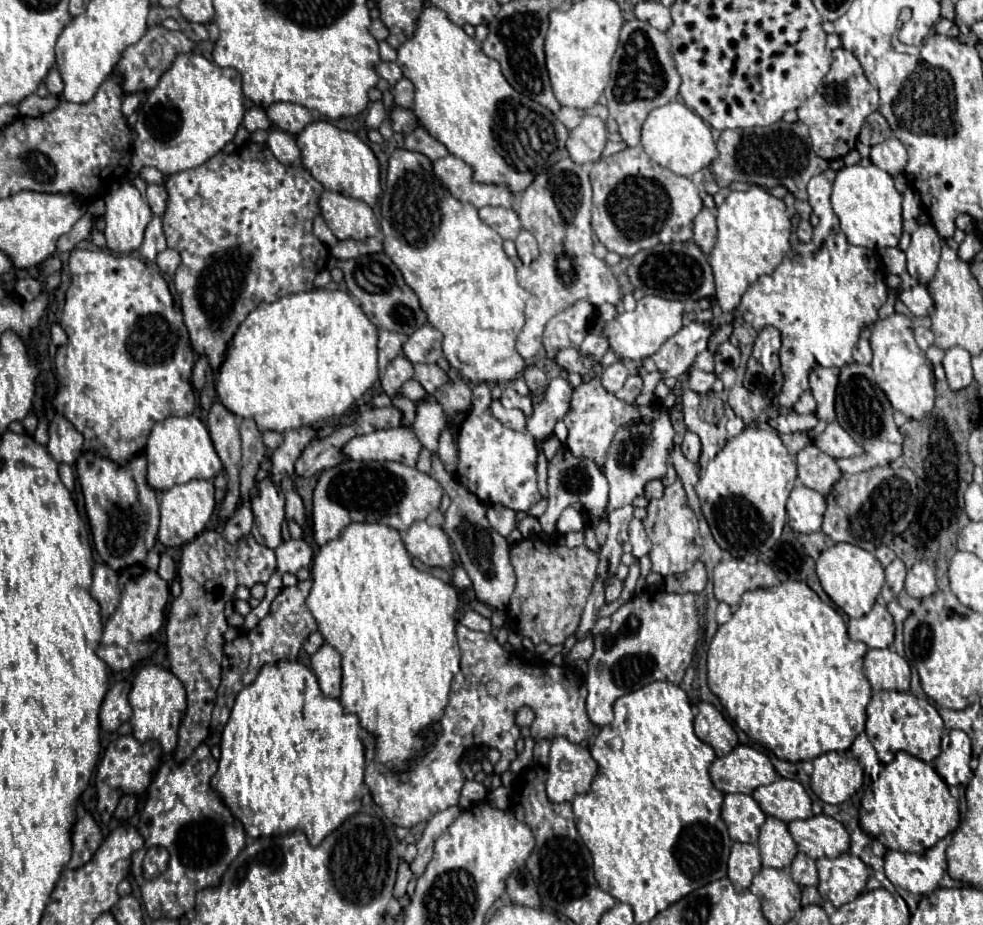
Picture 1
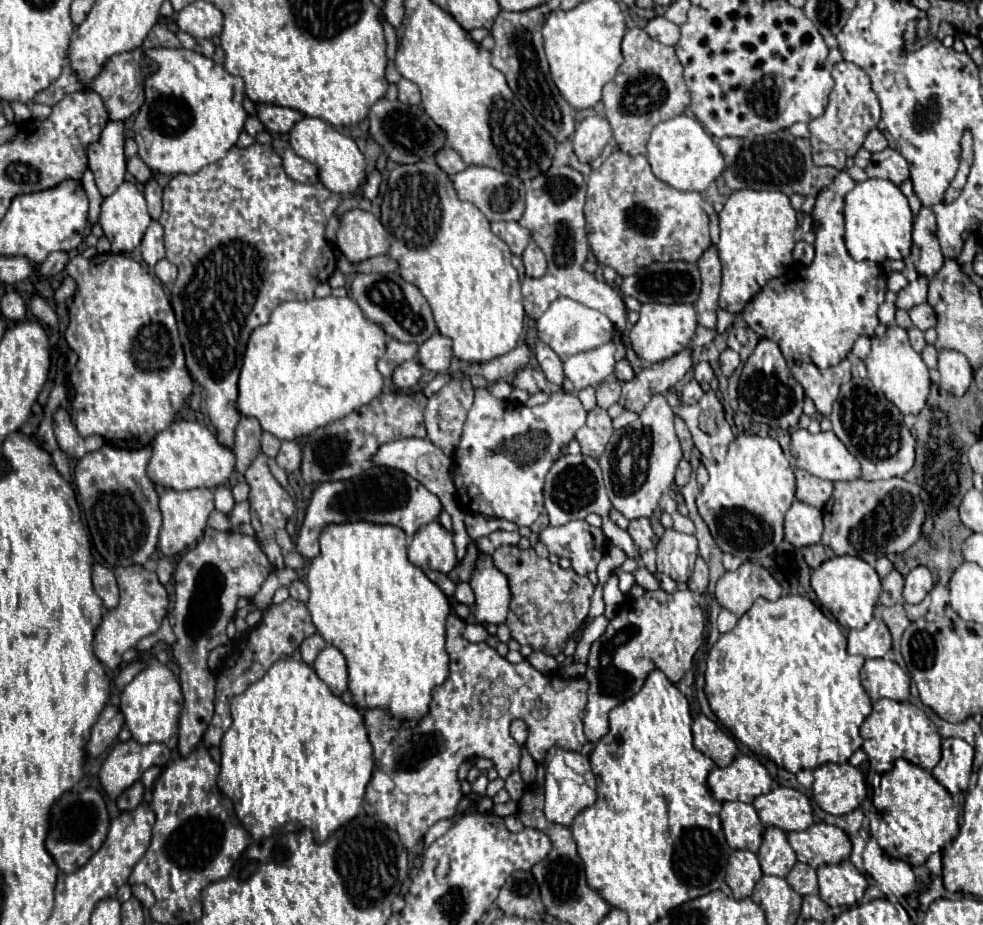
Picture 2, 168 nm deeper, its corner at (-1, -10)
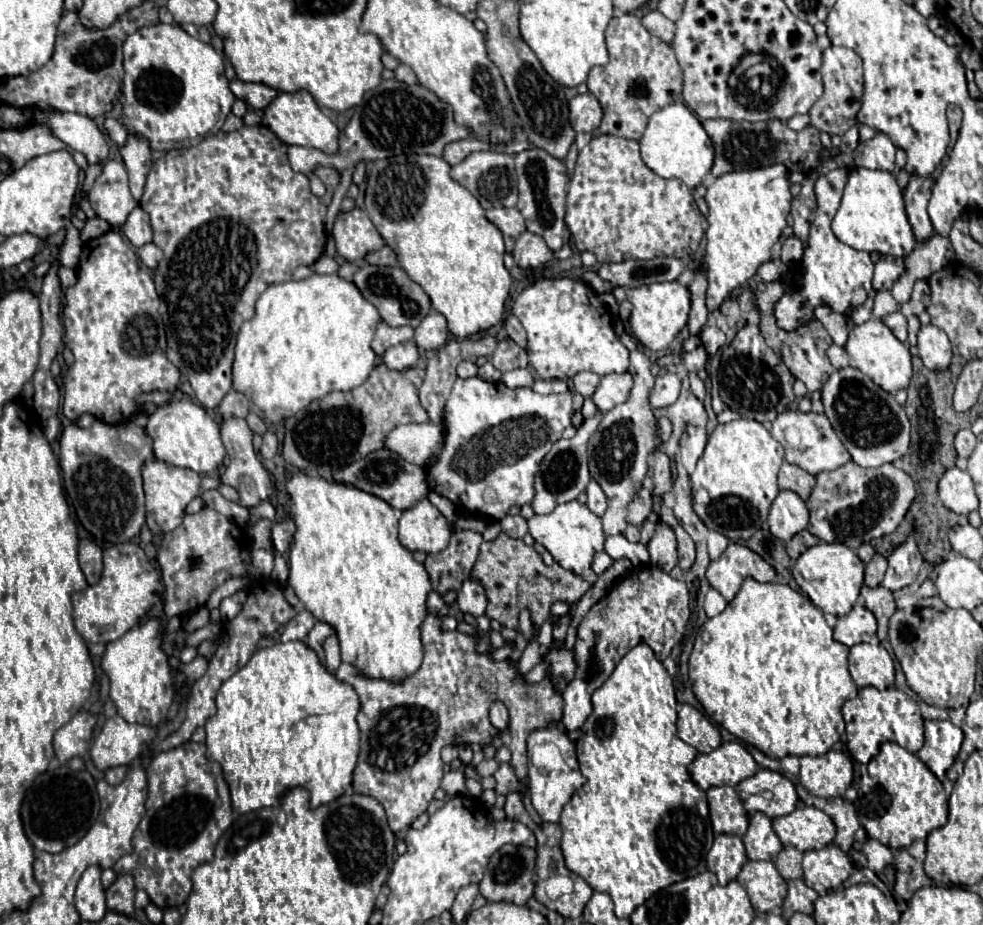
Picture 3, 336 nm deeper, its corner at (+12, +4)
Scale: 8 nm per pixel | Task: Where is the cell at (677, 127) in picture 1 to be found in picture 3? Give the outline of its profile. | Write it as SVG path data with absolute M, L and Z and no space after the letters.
M671 103L653 113L639 145L641 145L641 157L653 173L657 173L663 179L671 177L681 179L689 189L701 185L703 177L713 167L713 157L715 157L713 143L703 125L699 123L699 119L683 103Z

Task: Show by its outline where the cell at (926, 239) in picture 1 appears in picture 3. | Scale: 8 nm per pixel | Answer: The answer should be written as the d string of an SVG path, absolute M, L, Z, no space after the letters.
M911 175L909 183L903 191L907 215L909 215L909 221L913 225L915 235L917 235L917 241L925 241L933 235L933 225L931 225L931 219L927 215L931 187L933 187L933 175L929 175L929 177Z

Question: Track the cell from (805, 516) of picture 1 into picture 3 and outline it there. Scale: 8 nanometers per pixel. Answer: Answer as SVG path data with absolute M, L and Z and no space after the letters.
M781 491L771 505L767 523L773 537L789 541L809 523L809 511L805 507L805 501L793 491Z

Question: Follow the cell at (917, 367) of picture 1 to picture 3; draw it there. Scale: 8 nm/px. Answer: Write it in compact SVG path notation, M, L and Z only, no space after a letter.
M869 319L863 325L853 325L853 329L849 331L849 341L845 343L845 349L849 353L849 357L853 359L855 367L865 373L867 377L871 377L871 381L875 385L879 385L881 389L885 389L887 393L895 395L899 389L907 387L911 381L911 355L909 355L909 347L905 347L889 329L887 325L883 325L883 321L879 319Z

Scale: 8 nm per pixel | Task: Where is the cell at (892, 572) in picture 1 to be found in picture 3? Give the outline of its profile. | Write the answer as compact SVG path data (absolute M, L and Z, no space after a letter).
M875 555L867 565L865 565L865 585L867 587L877 587L881 585L883 577L887 571L887 559L881 555Z

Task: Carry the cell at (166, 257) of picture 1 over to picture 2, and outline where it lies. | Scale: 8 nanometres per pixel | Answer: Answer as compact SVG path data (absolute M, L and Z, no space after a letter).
M162 259L160 263L156 263L156 275L158 275L158 279L160 279L162 284L168 285L168 283L174 283L176 281L178 269L168 259Z

